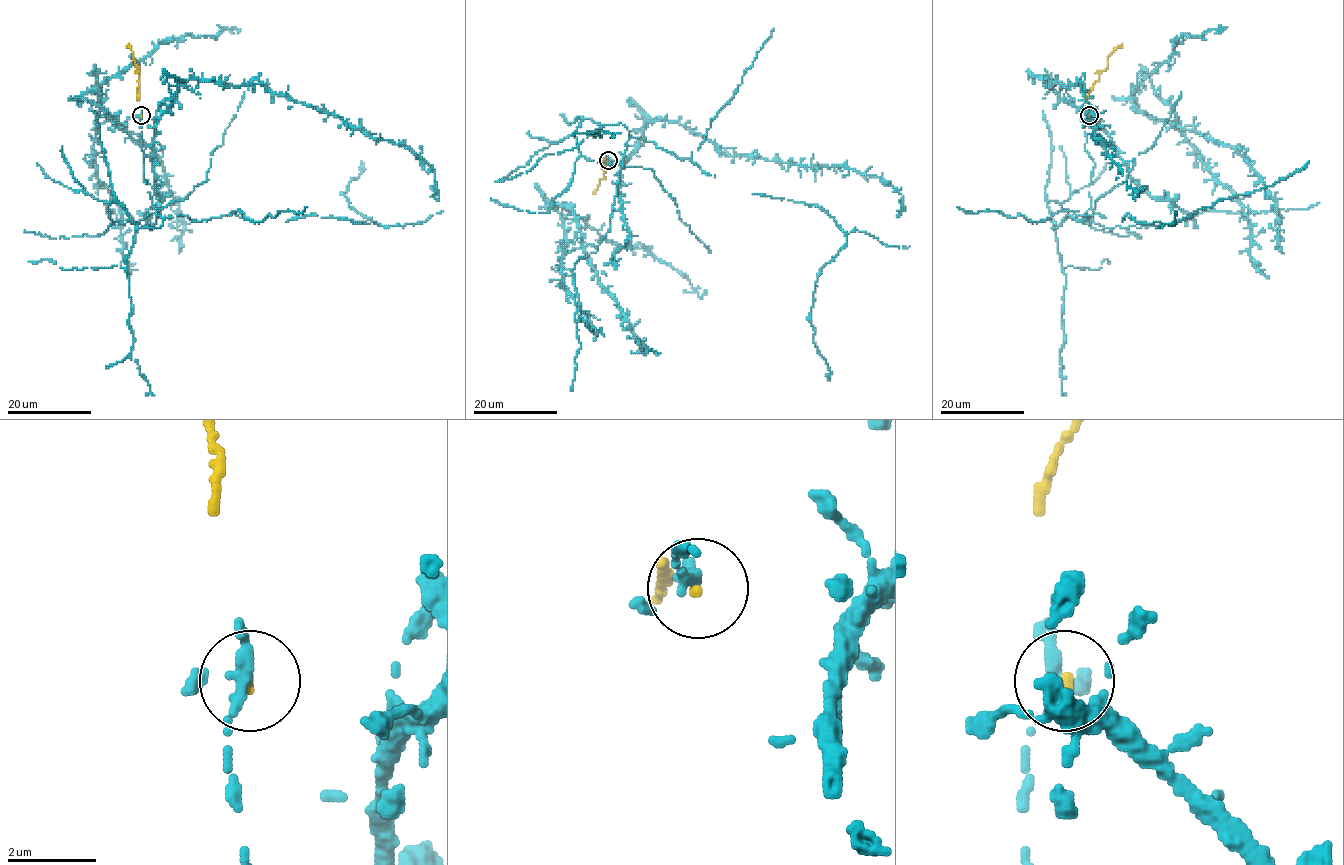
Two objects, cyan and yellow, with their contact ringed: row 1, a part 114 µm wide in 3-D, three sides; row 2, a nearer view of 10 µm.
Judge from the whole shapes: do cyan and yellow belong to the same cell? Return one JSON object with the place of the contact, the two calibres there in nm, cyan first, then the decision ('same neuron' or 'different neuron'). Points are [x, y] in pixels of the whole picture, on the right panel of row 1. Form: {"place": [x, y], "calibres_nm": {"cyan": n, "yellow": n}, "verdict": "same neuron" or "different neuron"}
{"place": [1089, 115], "calibres_nm": {"cyan": 280, "yellow": 190}, "verdict": "same neuron"}

